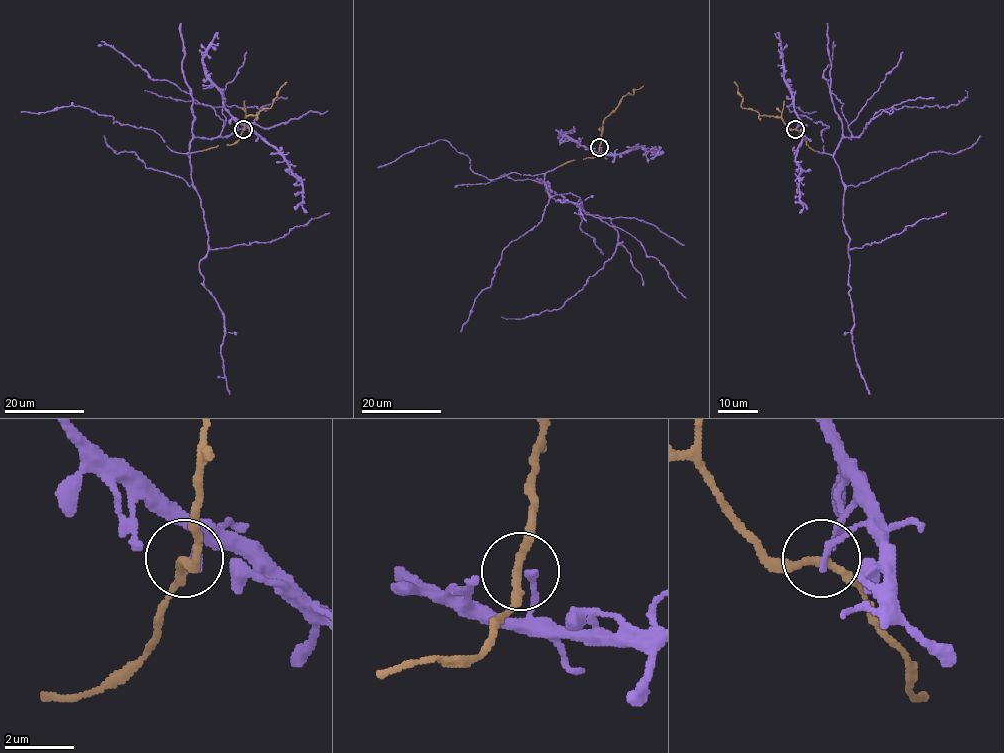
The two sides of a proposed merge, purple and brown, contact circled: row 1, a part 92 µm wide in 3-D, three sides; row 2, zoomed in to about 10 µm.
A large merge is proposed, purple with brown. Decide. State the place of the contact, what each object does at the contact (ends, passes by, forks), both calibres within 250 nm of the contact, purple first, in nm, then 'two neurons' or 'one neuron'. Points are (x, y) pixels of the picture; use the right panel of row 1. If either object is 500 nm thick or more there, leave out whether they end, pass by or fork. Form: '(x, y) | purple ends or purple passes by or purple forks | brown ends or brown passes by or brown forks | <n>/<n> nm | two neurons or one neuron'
(795, 129) | purple ends | brown passes by | 200/240 nm | one neuron

